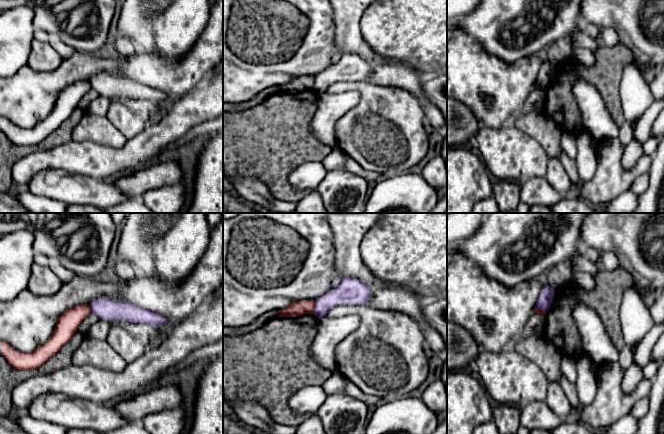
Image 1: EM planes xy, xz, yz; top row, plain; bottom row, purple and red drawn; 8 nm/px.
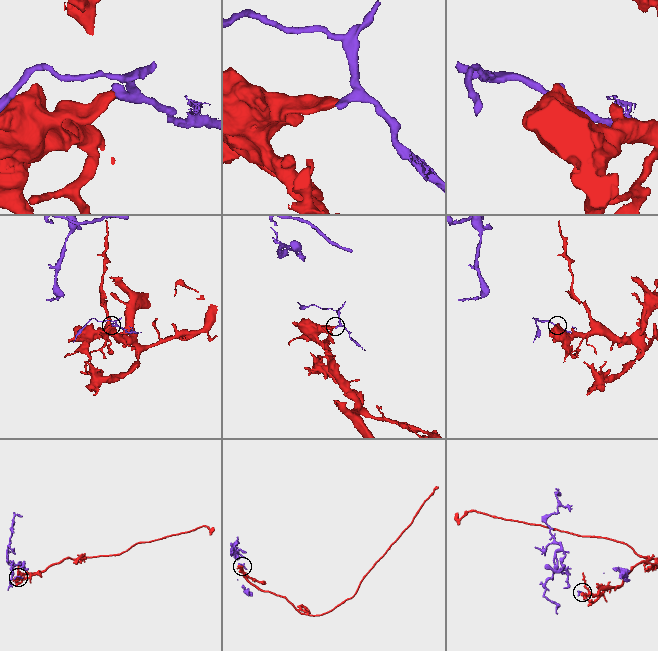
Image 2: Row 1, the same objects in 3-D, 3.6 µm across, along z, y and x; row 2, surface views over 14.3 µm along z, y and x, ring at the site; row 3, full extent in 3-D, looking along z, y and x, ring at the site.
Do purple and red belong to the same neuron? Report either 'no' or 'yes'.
no

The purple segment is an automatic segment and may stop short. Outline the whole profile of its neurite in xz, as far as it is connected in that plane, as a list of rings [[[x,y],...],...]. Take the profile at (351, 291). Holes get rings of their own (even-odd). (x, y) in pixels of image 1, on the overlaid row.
[[[343,278],[336,288],[314,300],[312,314],[320,319],[326,317],[328,311],[338,305],[364,306],[370,297],[370,286],[357,278]]]

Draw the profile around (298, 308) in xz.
[[[302,300],[291,303],[286,309],[279,310],[279,317],[298,317],[304,314],[312,314],[314,300]]]

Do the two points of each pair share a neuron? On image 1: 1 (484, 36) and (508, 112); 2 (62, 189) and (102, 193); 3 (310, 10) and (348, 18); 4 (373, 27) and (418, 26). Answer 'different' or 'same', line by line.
1: different
2: same
3: different
4: same

